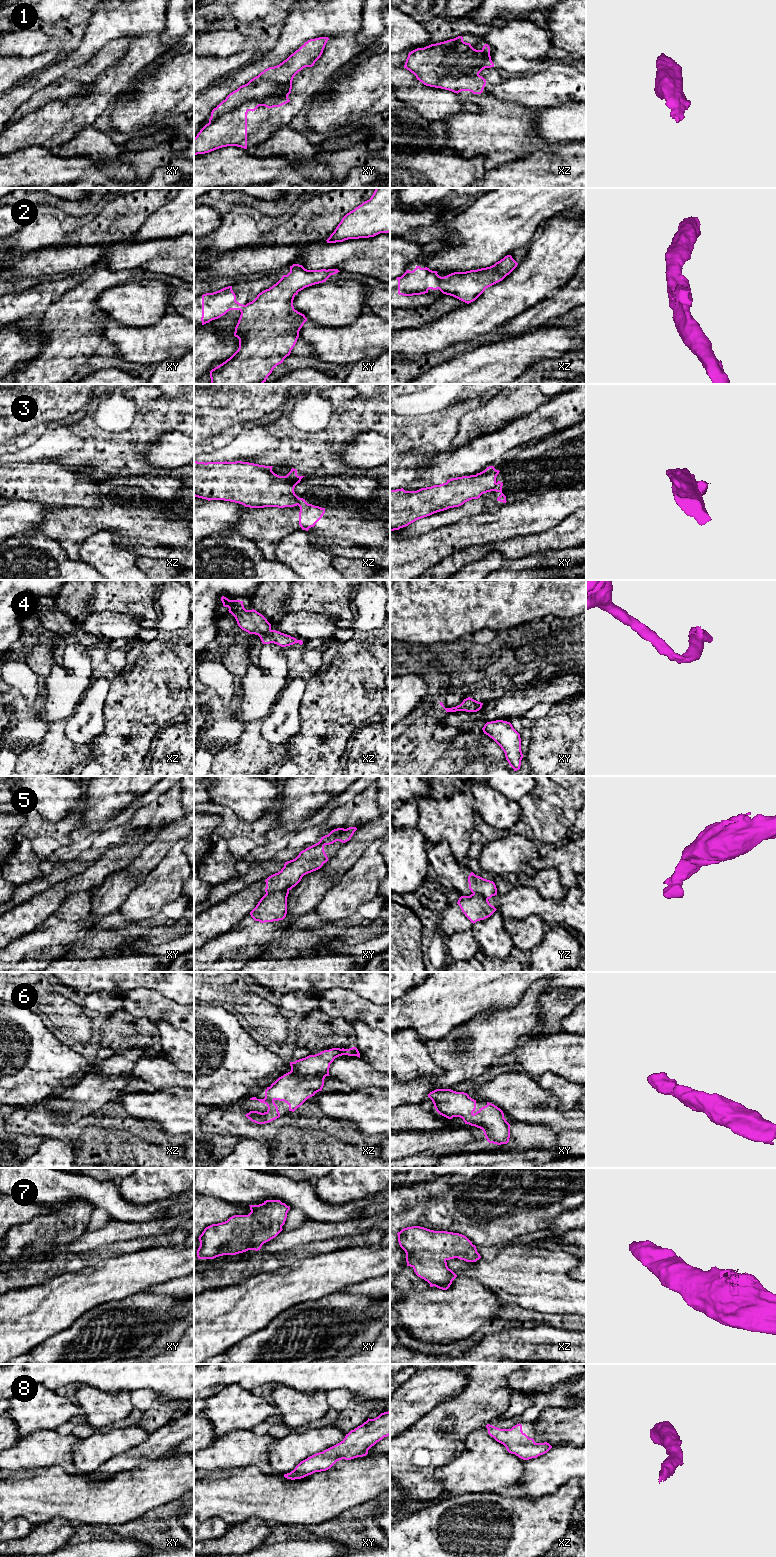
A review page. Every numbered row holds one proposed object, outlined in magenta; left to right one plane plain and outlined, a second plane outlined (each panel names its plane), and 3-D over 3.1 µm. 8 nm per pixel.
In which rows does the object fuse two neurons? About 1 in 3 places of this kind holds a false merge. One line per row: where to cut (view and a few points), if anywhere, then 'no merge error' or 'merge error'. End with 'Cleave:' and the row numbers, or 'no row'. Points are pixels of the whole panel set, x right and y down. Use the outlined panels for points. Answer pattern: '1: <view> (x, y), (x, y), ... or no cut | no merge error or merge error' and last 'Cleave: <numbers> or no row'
1: xy (287, 96), (266, 101), (245, 101), (209, 122) | merge error
2: xz (443, 277), (438, 288) | merge error
3: xy (496, 483), (493, 490) | merge error
4: no cut | no merge error
5: xy (288, 890), (266, 894) | merge error
6: no cut | no merge error
7: no cut | no merge error
8: no cut | no merge error
Cleave: 1, 2, 3, 5

